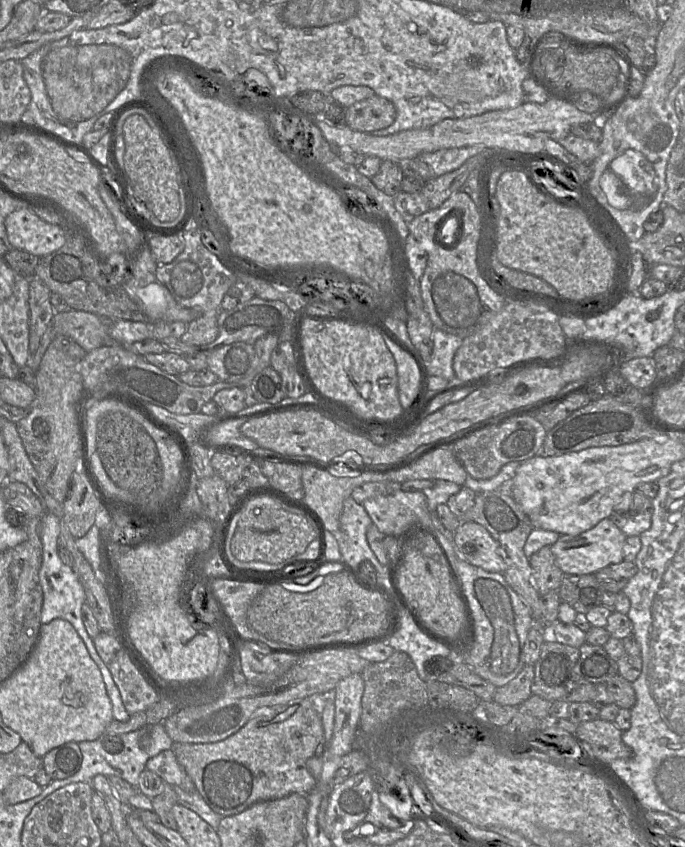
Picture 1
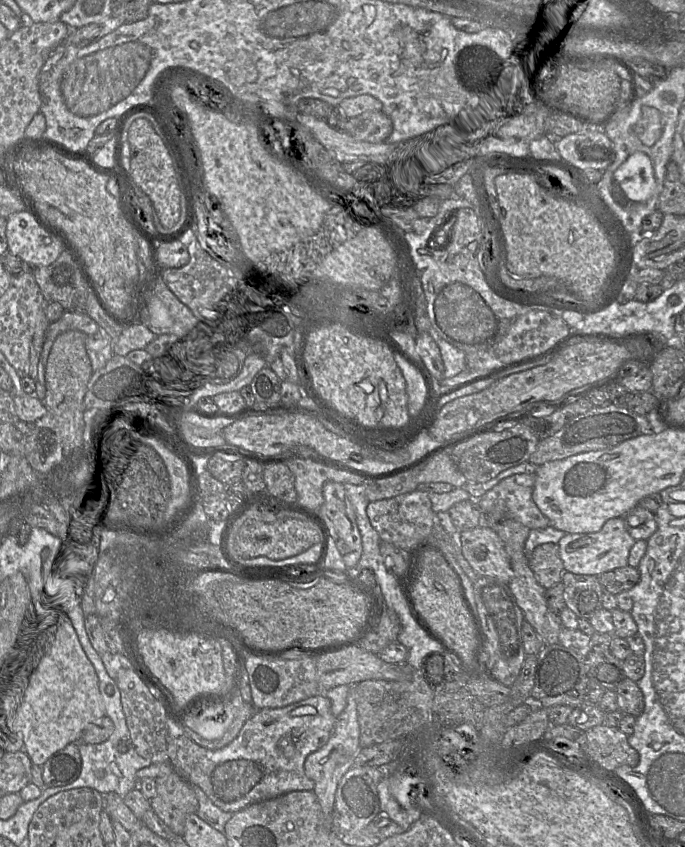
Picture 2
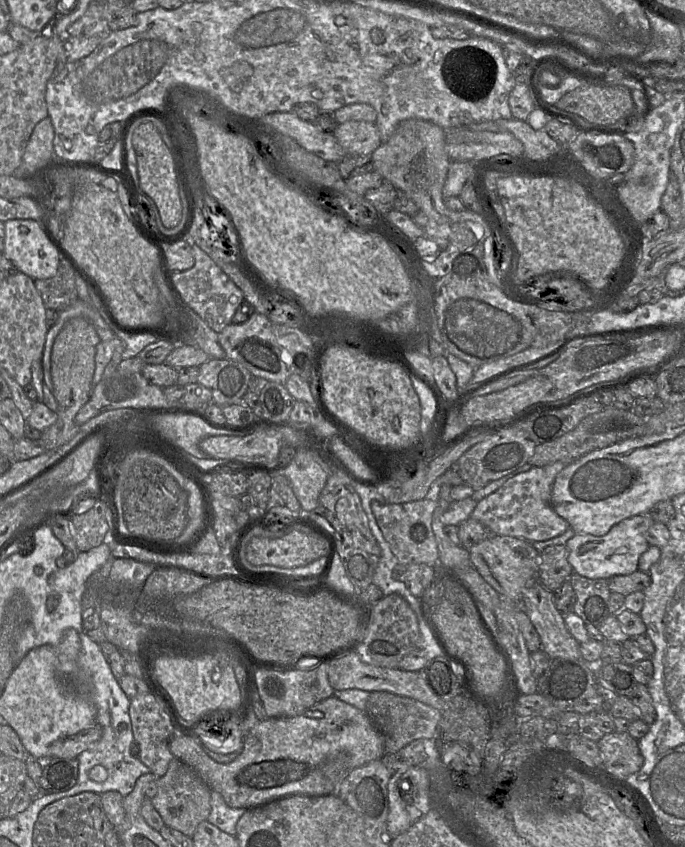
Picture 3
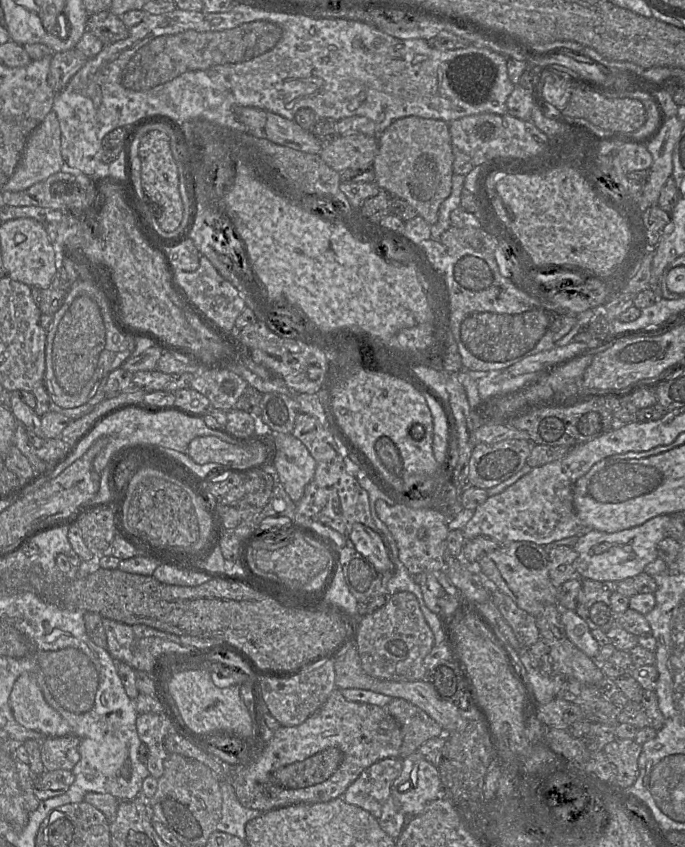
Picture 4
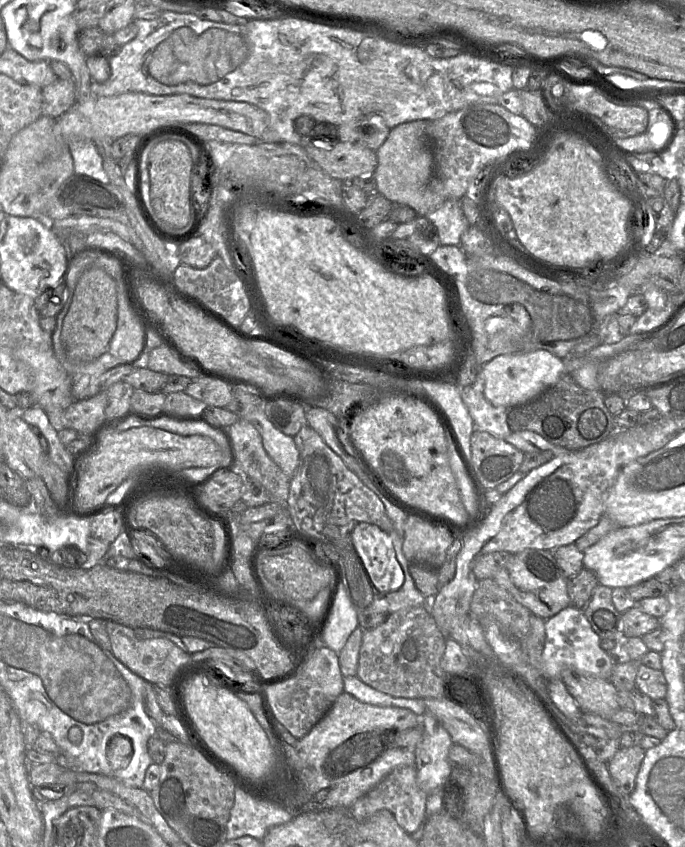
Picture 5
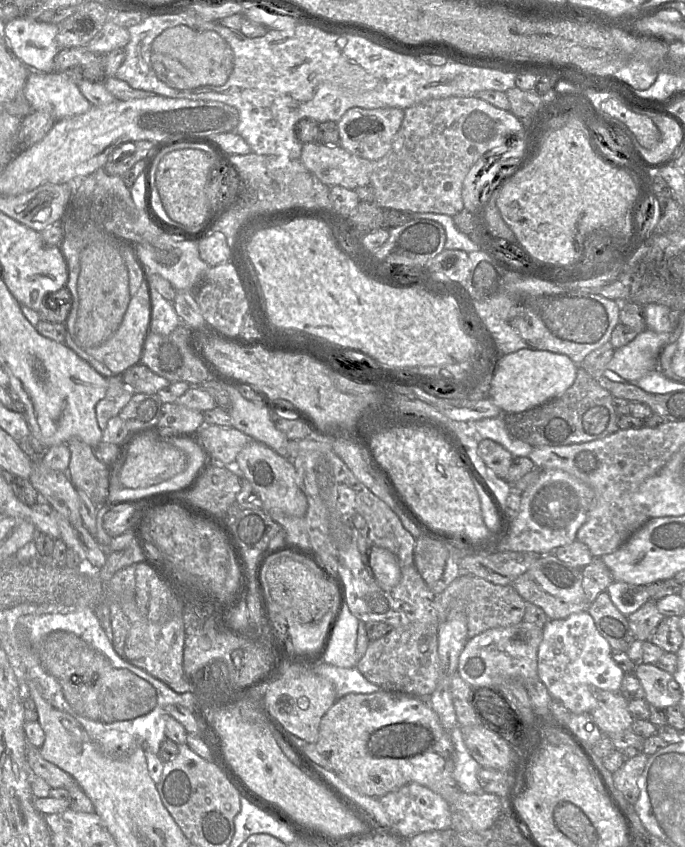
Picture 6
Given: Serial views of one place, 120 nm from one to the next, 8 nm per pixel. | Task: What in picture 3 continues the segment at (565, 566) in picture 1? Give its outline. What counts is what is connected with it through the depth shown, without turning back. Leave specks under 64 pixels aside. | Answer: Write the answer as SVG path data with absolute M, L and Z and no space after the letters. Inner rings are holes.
M644 513L622 520L603 536L576 533L565 544L573 571L591 579L609 579L635 572L641 555L650 546L646 532L654 522L649 513Z

